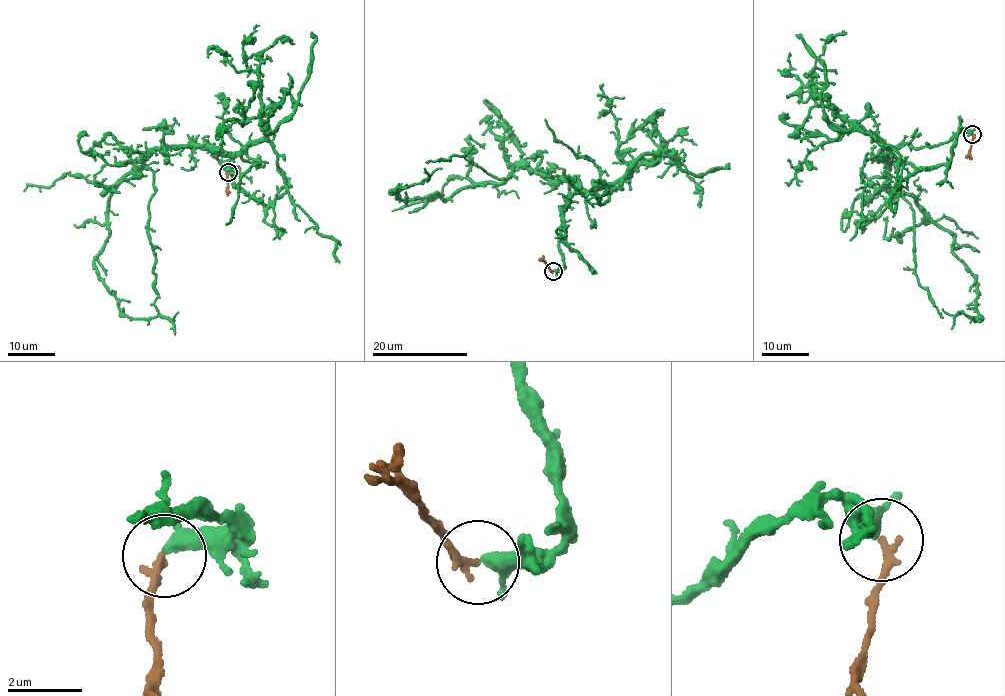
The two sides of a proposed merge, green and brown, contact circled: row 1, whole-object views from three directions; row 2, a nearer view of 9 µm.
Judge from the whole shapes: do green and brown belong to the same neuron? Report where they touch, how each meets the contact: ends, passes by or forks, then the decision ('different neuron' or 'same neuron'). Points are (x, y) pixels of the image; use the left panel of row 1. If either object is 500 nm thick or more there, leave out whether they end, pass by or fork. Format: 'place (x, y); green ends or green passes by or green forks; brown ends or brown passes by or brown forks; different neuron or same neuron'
place (228, 172); green passes by; brown ends; same neuron

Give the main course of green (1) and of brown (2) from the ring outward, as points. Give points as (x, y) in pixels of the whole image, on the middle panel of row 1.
1: (553, 270), (563, 267), (569, 183), (523, 168), (445, 199), (397, 197), (399, 187), (424, 182), (424, 168)
2: (553, 271), (542, 260), (542, 256)

